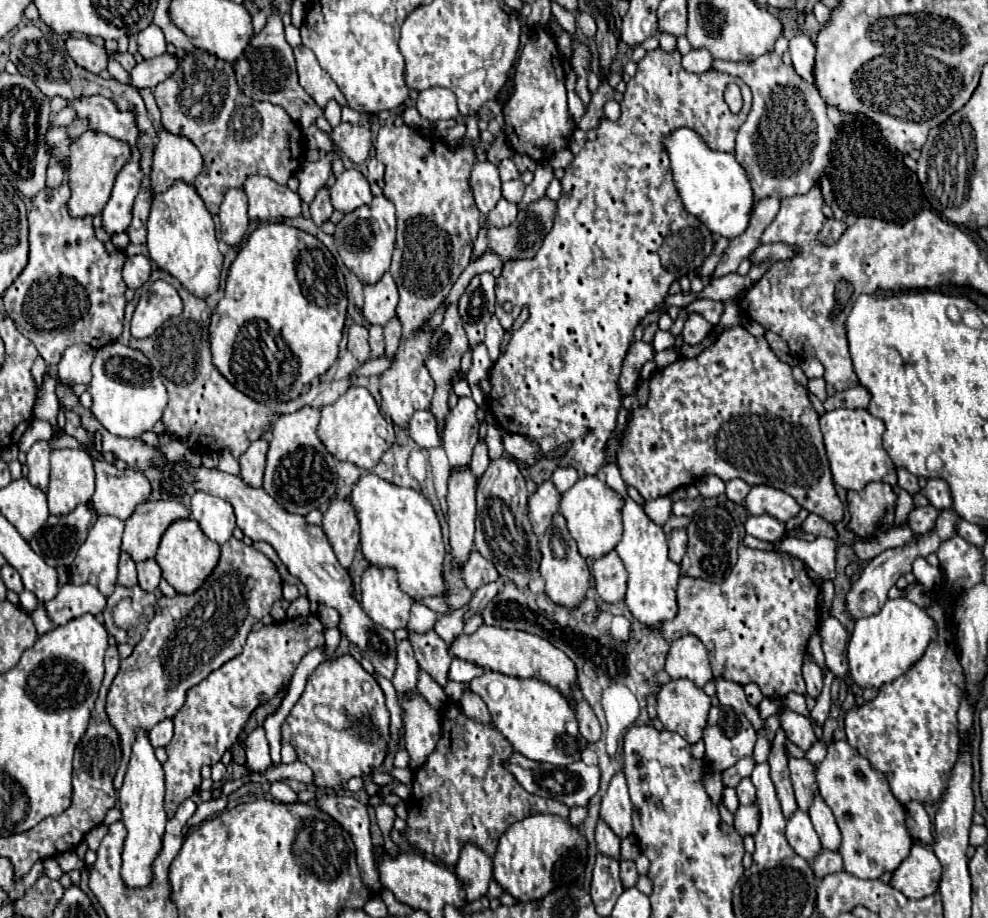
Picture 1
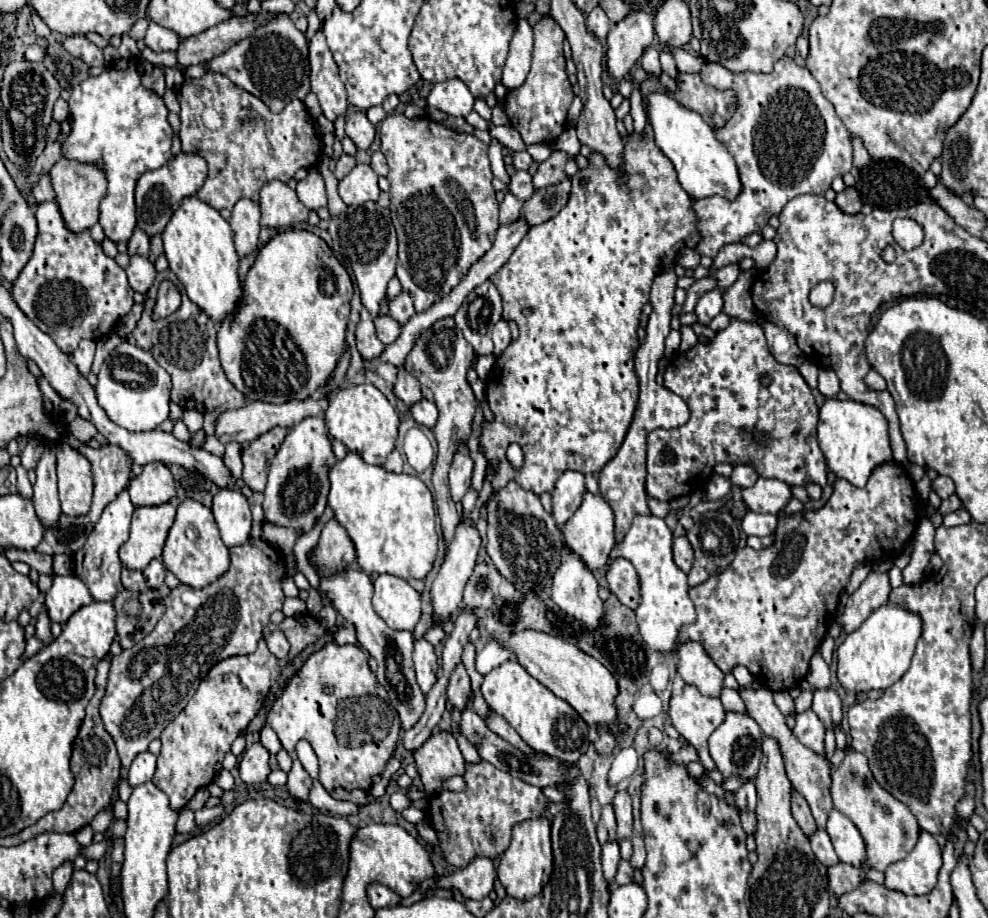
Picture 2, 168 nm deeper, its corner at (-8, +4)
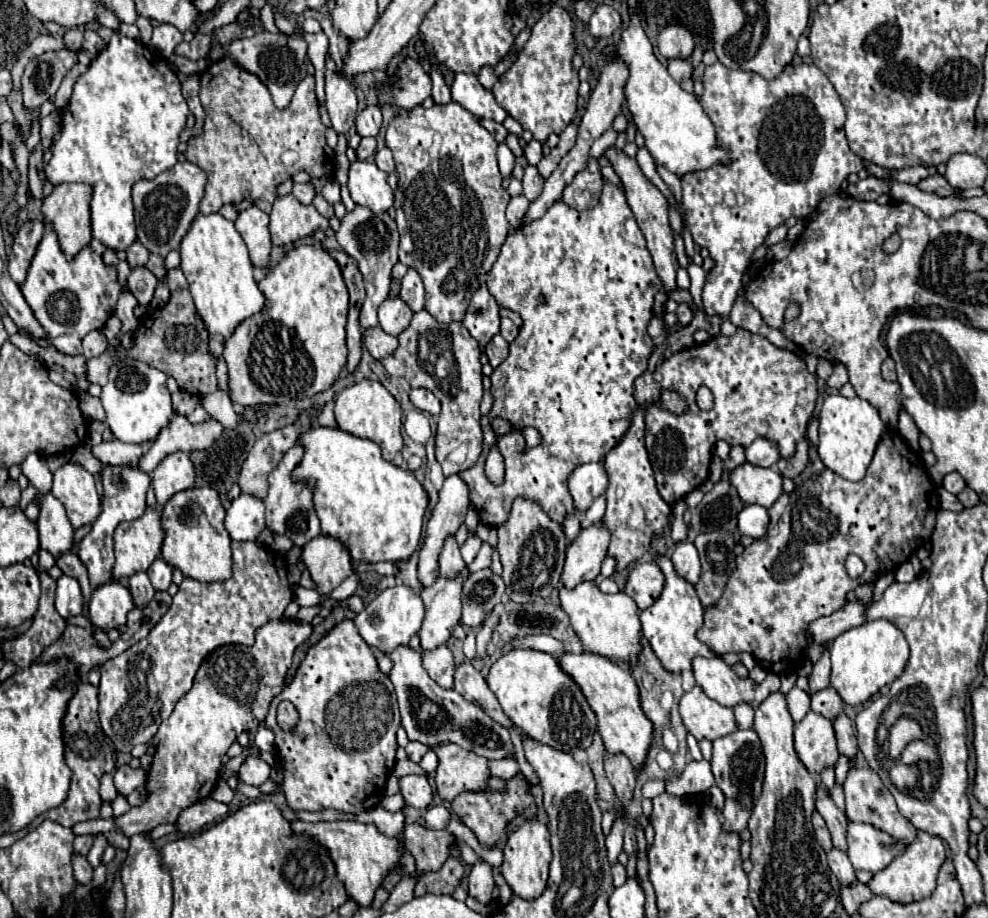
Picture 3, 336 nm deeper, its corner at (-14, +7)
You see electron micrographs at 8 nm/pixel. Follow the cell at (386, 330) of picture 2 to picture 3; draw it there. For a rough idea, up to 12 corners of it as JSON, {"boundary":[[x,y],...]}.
{"boundary":[[388,297],[378,309],[380,327],[400,335],[412,311],[402,299]]}

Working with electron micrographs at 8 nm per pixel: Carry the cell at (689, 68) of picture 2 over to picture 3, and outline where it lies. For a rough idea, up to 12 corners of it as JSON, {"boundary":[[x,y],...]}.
{"boundary":[[670,59],[668,73],[676,79],[692,77],[690,59]]}

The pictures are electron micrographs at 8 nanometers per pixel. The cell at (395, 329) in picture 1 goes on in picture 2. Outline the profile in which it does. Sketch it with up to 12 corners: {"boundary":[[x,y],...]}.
{"boundary":[[412,296],[390,300],[390,316],[402,326],[414,316]]}

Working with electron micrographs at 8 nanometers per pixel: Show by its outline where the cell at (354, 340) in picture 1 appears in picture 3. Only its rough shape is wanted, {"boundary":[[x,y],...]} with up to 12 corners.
{"boundary":[[370,327],[362,337],[374,359],[392,355],[398,339],[380,327]]}

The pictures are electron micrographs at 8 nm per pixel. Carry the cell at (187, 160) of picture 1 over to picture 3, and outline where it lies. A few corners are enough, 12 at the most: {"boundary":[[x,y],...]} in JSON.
{"boundary":[[190,161],[132,187],[138,241],[178,249],[204,197]]}

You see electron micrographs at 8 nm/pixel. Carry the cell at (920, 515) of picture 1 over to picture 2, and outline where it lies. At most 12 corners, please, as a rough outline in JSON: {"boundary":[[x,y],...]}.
{"boundary":[[956,494],[942,500],[940,514],[962,508],[962,500]]}

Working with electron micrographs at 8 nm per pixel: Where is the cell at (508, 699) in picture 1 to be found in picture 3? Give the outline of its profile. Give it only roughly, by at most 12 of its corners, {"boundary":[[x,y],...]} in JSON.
{"boundary":[[514,649],[486,683],[528,737],[592,745],[596,715],[554,655]]}

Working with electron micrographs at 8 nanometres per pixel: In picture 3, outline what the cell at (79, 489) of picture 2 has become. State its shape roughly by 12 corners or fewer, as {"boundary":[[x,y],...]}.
{"boundary":[[78,463],[54,471],[52,493],[74,529],[102,511],[94,475]]}

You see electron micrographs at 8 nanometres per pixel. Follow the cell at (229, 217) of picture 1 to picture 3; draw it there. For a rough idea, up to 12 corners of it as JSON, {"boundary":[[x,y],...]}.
{"boundary":[[256,205],[240,211],[236,229],[252,263],[266,267],[272,249],[268,215]]}

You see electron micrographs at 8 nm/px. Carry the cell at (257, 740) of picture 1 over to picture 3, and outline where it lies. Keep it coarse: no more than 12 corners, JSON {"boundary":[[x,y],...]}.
{"boundary":[[248,755],[238,775],[260,787],[270,777],[270,765],[260,755]]}

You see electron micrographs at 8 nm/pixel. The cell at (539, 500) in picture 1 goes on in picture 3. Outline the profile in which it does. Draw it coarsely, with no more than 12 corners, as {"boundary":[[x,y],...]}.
{"boundary":[[584,463],[568,477],[576,511],[586,513],[606,491],[602,463]]}

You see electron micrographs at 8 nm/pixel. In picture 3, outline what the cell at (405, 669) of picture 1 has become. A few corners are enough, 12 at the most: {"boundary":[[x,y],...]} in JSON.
{"boundary":[[446,645],[424,651],[424,669],[450,689],[454,657]]}

